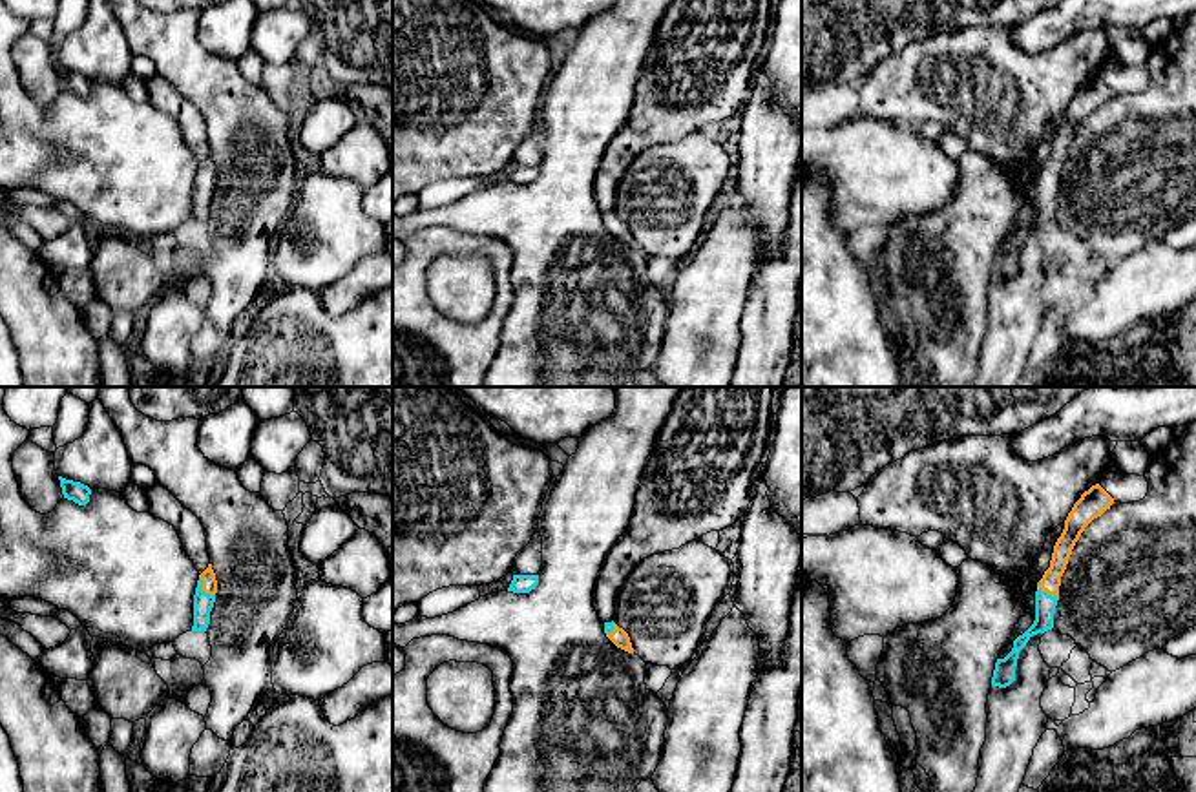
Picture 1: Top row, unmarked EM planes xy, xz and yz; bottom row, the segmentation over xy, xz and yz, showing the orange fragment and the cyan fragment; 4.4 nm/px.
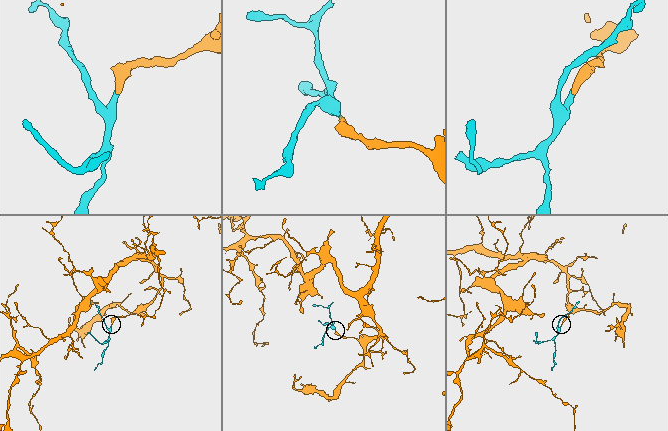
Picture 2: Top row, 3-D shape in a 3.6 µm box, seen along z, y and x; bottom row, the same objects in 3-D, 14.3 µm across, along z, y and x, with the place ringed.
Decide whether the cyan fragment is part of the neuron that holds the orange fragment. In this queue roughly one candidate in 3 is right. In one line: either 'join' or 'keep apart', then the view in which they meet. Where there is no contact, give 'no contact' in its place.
join; meets orange in xy

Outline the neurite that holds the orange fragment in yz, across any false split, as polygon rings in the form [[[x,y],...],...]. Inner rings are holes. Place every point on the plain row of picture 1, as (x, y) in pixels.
[[[1099,75],[1085,82],[1081,89],[1074,95],[1072,102],[1065,111],[1065,120],[1054,137],[1050,159],[1037,173],[1035,212],[1023,226],[1013,232],[1012,243],[1004,250],[997,250],[991,277],[1010,277],[1015,272],[1019,243],[1033,226],[1044,224],[1054,219],[1054,204],[1059,192],[1061,168],[1066,161],[1072,141],[1085,119],[1094,109],[1101,108],[1107,100],[1110,100],[1112,95],[1114,89]]]

